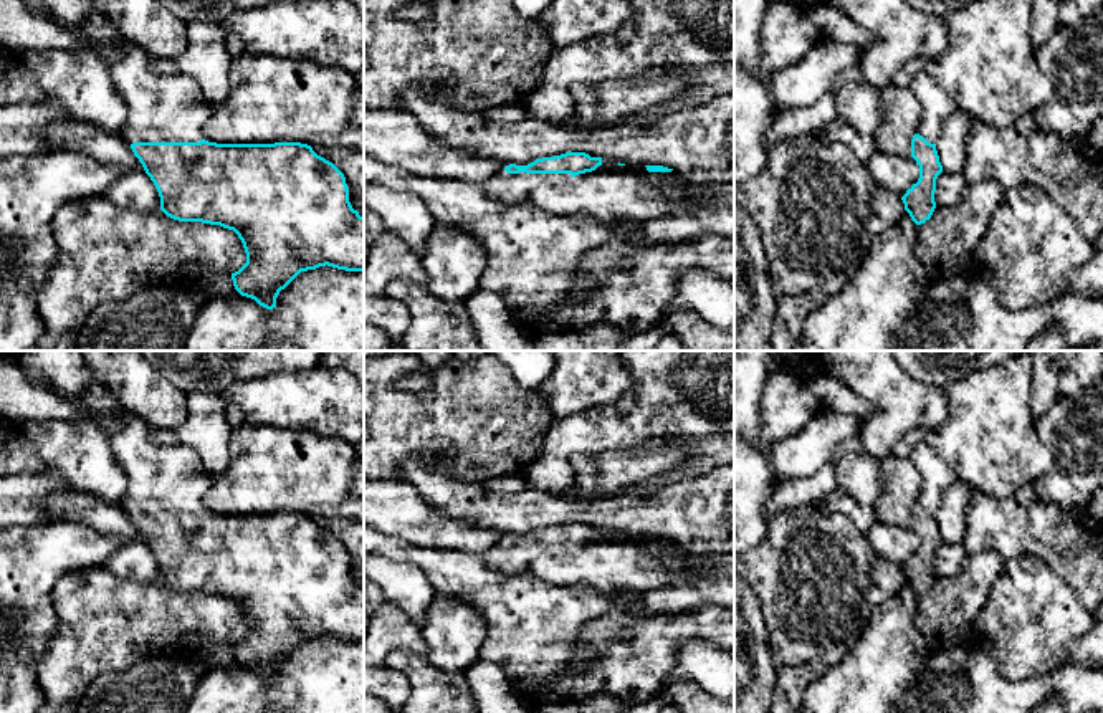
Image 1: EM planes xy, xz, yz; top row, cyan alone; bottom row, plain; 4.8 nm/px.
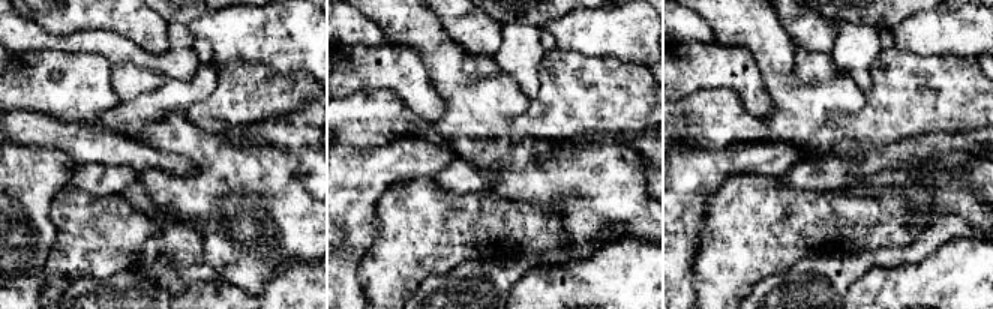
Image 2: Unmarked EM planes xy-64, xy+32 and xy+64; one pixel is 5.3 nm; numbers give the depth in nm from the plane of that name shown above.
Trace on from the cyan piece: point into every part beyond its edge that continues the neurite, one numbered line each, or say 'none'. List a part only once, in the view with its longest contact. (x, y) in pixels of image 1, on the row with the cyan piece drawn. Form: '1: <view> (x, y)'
1: xy (161, 108)

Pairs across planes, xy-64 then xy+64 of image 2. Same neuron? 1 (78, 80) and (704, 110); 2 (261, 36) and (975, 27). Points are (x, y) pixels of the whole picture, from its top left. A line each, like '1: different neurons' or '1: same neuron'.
1: different neurons
2: same neuron

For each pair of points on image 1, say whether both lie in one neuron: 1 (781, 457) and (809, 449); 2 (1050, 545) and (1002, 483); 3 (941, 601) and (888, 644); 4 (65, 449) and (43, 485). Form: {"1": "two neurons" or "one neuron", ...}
{"1": "one neuron", "2": "two neurons", "3": "two neurons", "4": "two neurons"}

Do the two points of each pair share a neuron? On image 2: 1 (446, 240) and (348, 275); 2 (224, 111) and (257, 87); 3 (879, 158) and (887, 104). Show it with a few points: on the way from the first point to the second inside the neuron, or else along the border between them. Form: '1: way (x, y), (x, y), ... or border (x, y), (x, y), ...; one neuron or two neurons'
1: border (374, 237), (372, 246), (360, 266), (363, 293); two neurons
2: way (231, 104), (249, 92); one neuron
3: border (914, 135), (866, 149); two neurons

